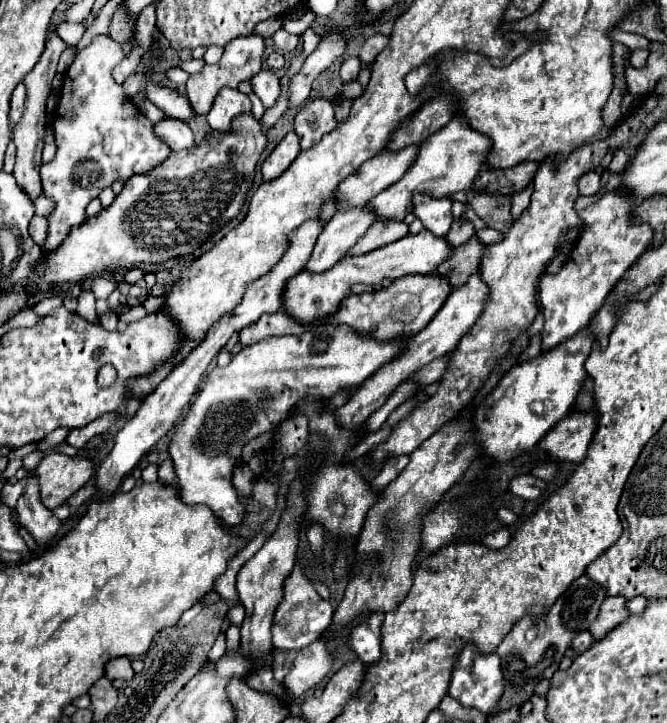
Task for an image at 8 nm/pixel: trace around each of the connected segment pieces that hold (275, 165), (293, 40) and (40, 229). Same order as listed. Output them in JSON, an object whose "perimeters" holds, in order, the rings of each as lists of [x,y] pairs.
{"perimeters":[[[[287,133],[283,137],[283,141],[273,149],[273,153],[265,159],[265,163],[261,165],[261,173],[263,173],[263,181],[273,181],[277,179],[291,163],[293,159],[299,155],[299,139],[295,133]]],[[[279,29],[275,35],[273,35],[273,43],[281,49],[281,51],[295,51],[297,45],[299,45],[301,37],[299,35],[291,35],[287,33],[285,29]]],[[[35,217],[29,225],[29,235],[39,243],[43,245],[45,243],[45,237],[47,237],[47,219],[45,217]]]]}

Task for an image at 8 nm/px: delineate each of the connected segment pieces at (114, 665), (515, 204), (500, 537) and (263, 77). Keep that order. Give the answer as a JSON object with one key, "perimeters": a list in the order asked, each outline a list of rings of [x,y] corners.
{"perimeters":[[[[117,657],[117,659],[107,661],[107,665],[105,665],[105,677],[109,677],[111,681],[113,679],[129,681],[133,677],[133,669],[131,669],[129,657]]],[[[530,182],[524,190],[512,195],[511,214],[514,220],[519,218],[521,213],[529,206],[533,188],[534,184]]],[[[499,529],[499,531],[495,531],[495,533],[485,535],[485,537],[481,539],[481,543],[487,545],[487,547],[491,547],[491,549],[503,549],[503,547],[509,543],[509,537],[511,537],[511,533],[509,533],[507,529]]],[[[261,71],[261,73],[257,73],[257,77],[253,77],[251,85],[253,85],[253,93],[261,99],[265,109],[269,109],[277,103],[279,95],[281,95],[281,85],[279,85],[277,73]]]]}

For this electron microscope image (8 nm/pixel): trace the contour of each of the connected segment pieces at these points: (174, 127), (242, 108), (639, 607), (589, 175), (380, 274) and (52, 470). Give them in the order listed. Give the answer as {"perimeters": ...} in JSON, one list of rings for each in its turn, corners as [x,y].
{"perimeters":[[[[173,117],[163,119],[161,123],[155,125],[155,133],[161,141],[165,141],[173,151],[181,151],[181,149],[191,149],[195,145],[195,137],[193,131],[189,129],[187,123],[177,121]]],[[[221,89],[217,101],[213,103],[211,111],[207,113],[207,123],[215,131],[229,131],[233,117],[243,113],[251,113],[251,101],[239,89]]],[[[635,597],[635,599],[629,599],[625,603],[625,609],[631,613],[631,615],[641,615],[647,607],[647,599],[645,597]]],[[[587,171],[579,179],[579,193],[581,195],[595,195],[599,191],[599,183],[601,183],[599,173],[597,171]]],[[[423,229],[417,235],[405,235],[395,243],[389,243],[381,249],[375,249],[367,255],[361,257],[345,257],[341,259],[333,269],[325,273],[309,273],[303,271],[295,275],[285,289],[283,297],[283,307],[301,323],[313,323],[315,319],[323,319],[335,309],[339,309],[339,303],[351,293],[351,285],[355,283],[367,283],[367,285],[377,285],[383,279],[397,279],[409,273],[419,273],[419,275],[429,275],[437,265],[447,261],[453,253],[453,247],[447,243],[445,237],[435,237],[427,229]]],[[[49,453],[35,469],[39,481],[39,495],[47,509],[63,505],[79,487],[83,487],[95,473],[91,459],[67,457],[63,453]]]]}

